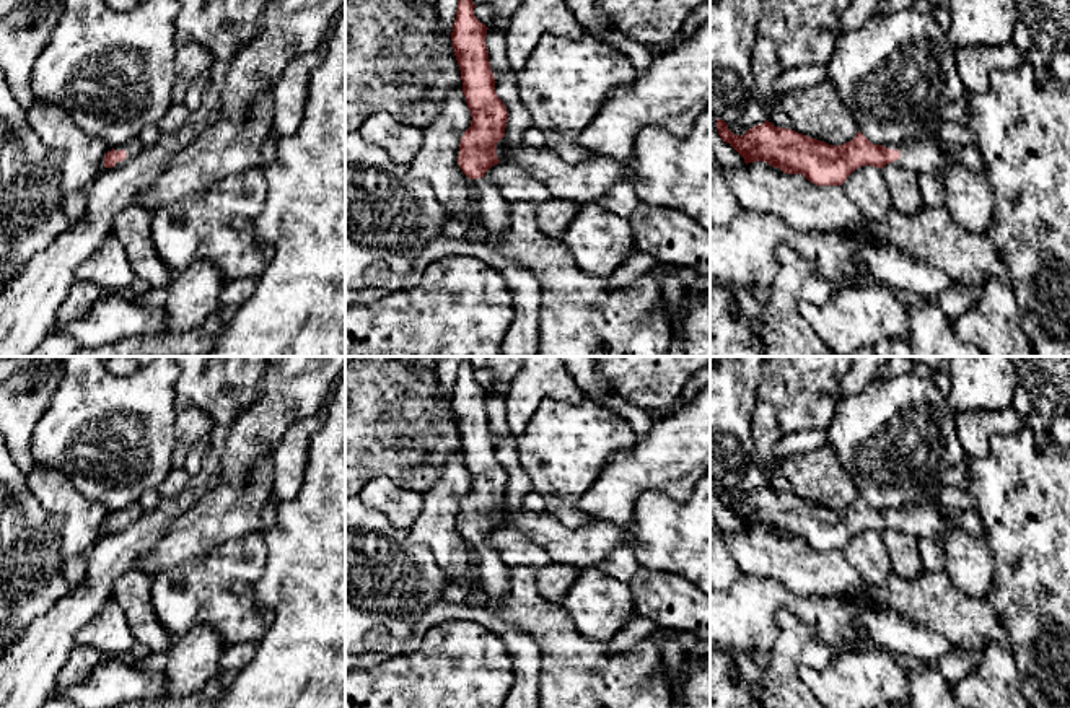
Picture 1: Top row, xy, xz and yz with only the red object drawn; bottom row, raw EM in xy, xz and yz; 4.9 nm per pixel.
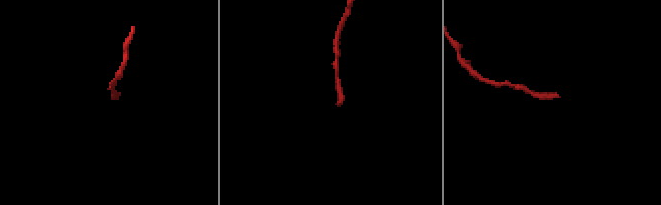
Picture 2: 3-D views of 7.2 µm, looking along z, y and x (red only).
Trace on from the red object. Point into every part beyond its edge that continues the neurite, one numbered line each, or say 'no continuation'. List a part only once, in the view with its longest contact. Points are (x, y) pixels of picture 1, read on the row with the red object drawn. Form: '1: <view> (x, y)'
1: xy (132, 148)

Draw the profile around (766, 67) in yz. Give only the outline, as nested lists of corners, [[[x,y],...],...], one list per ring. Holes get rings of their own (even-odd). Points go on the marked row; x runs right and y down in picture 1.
[[[757,36],[752,49],[751,67],[756,81],[754,98],[767,109],[767,112],[770,112],[782,99],[775,93],[775,83],[782,75],[782,68],[777,49],[767,37]]]

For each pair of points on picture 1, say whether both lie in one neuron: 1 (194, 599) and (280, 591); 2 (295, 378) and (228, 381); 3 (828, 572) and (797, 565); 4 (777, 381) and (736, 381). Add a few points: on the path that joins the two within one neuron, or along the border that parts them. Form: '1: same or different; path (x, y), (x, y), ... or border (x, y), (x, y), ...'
1: different; border (266, 559), (264, 632)
2: different; border (266, 373), (256, 397), (241, 414)
3: same; path (820, 572), (805, 572)
4: different; border (763, 373), (758, 383), (758, 399)

